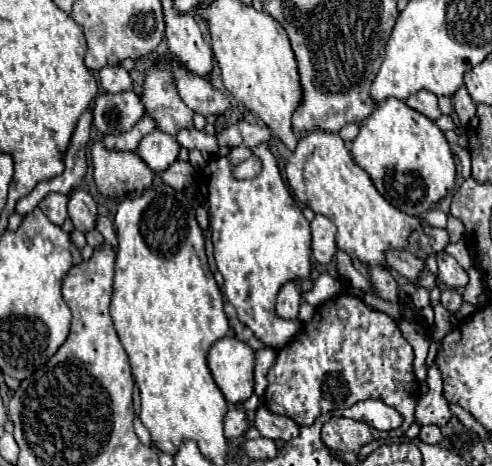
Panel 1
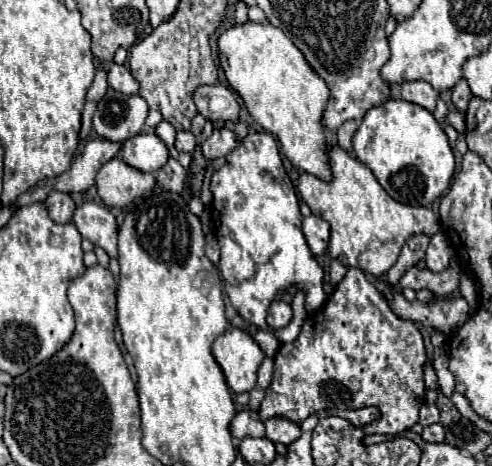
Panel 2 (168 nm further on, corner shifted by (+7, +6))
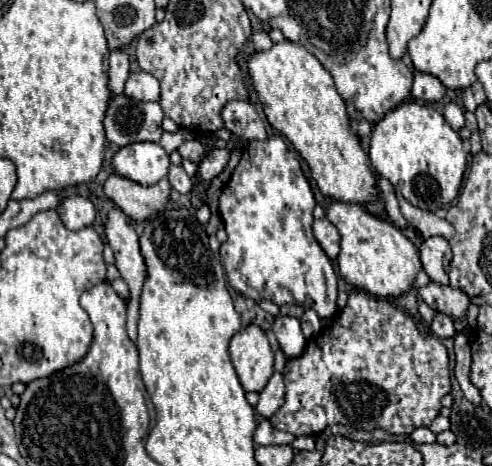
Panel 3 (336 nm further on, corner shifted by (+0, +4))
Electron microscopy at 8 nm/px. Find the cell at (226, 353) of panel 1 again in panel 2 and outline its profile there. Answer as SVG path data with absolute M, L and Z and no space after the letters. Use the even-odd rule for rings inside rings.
M225 330L213 344L213 356L223 368L233 394L253 390L257 384L257 370L265 354L245 330Z

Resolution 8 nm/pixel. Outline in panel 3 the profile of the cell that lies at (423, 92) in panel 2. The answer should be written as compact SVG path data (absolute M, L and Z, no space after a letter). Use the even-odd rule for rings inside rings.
M414 74L414 84L412 84L412 98L432 104L432 102L440 102L446 94L446 88L442 86L442 82L430 74Z

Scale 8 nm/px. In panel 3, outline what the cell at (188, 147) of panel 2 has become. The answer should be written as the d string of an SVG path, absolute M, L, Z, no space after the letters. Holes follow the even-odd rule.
M190 140L190 142L184 142L178 148L178 152L182 154L182 158L188 158L188 160L198 164L202 160L202 156L204 156L204 146L198 140Z

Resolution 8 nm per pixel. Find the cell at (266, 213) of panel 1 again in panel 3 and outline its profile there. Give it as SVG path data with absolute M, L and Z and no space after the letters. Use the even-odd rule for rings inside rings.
M270 136L268 140L250 140L244 146L242 160L232 172L222 196L220 196L220 216L228 232L228 240L220 246L220 260L226 270L230 286L254 302L268 300L274 304L300 304L304 308L314 308L320 318L330 318L336 314L336 290L338 276L324 254L316 238L312 236L312 210L314 194L300 168L300 160L288 150L284 138Z

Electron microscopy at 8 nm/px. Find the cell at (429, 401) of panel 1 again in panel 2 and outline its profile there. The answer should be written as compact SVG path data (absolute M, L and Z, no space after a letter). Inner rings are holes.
M425 404L425 406L421 408L419 424L421 424L421 426L431 426L431 424L435 424L435 422L439 422L439 410L437 410L437 406Z

